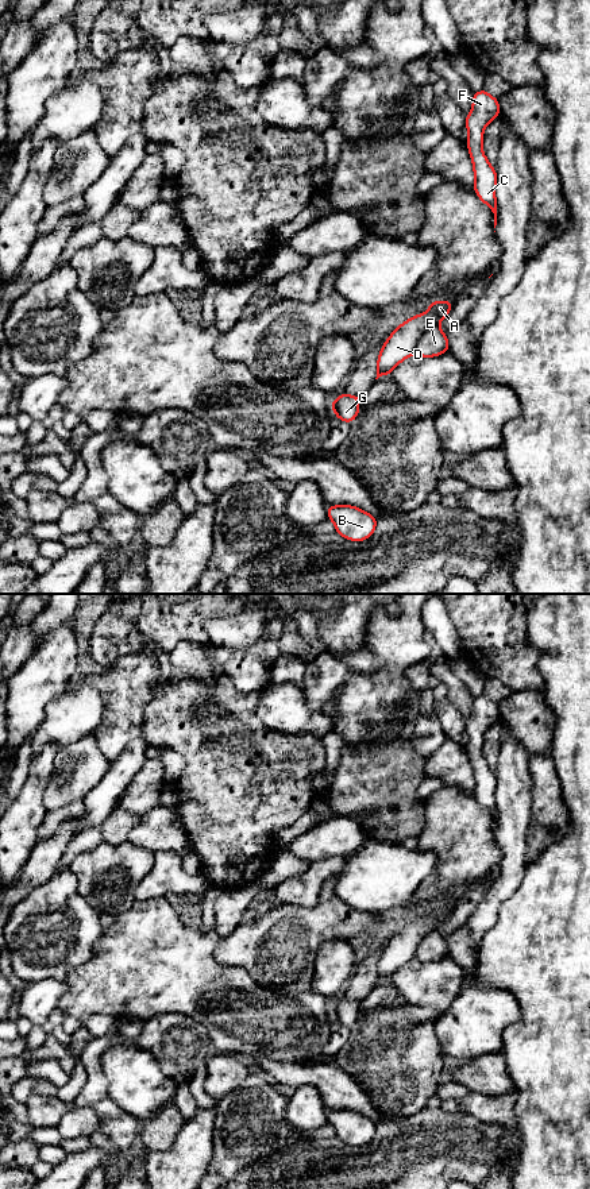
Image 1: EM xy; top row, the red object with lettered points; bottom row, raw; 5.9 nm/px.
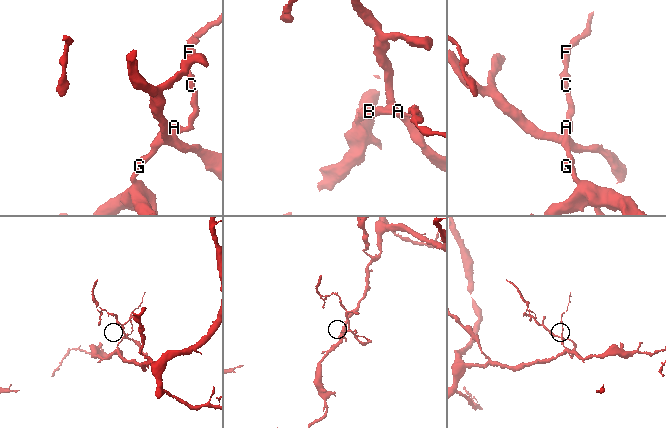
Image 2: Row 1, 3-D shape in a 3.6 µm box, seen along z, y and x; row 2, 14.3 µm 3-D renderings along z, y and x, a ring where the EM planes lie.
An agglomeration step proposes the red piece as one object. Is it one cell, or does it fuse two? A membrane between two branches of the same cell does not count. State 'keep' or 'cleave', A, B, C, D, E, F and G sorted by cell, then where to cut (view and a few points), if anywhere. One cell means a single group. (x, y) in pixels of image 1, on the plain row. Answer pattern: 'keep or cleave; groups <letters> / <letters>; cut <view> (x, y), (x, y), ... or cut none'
cleave; groups A B C D F G / E; cut xy (436, 930), (432, 930), (423, 938), (415, 957)

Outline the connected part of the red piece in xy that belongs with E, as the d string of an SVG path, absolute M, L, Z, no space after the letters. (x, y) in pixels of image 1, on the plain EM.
M432 931L423 938L416 958L423 962L432 962L443 957L450 957L447 939L439 931Z

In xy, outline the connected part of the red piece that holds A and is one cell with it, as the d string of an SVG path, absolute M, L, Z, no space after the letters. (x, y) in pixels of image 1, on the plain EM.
M433 906L425 918L408 923L397 930L383 947L377 966L377 983L390 980L390 976L402 965L416 958L416 951L423 938L439 927L451 916L451 906Z

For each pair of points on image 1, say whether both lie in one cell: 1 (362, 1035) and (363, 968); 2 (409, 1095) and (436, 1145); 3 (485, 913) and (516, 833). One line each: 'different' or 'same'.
1: different
2: different
3: same

